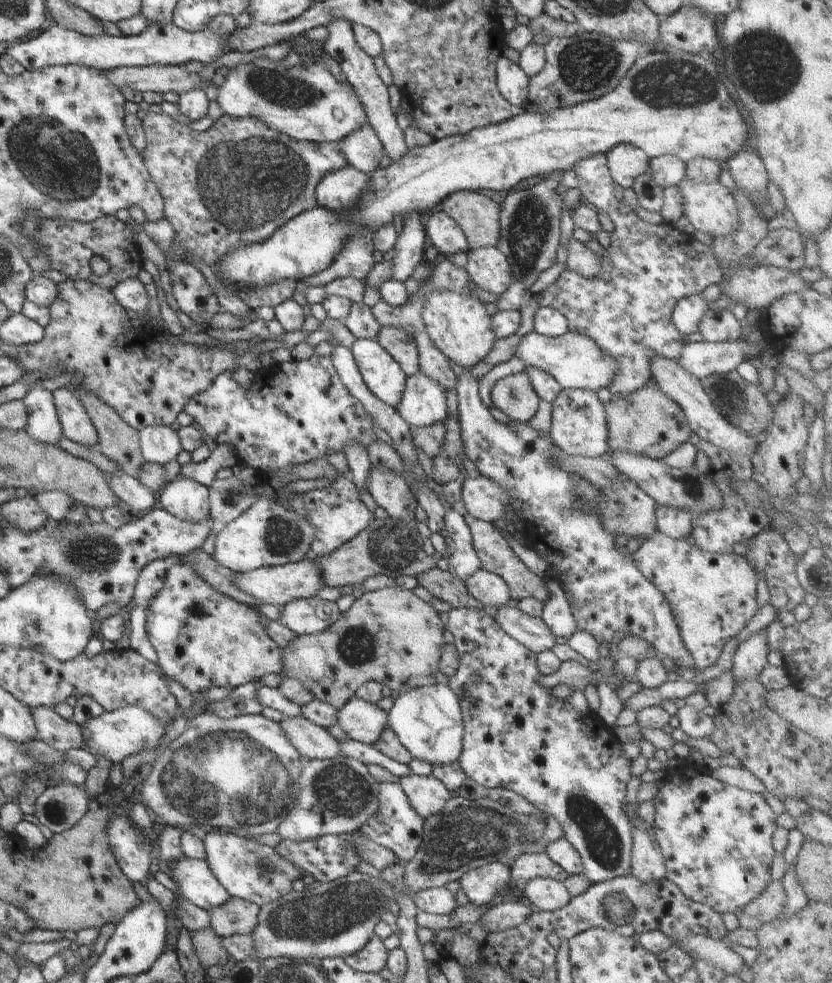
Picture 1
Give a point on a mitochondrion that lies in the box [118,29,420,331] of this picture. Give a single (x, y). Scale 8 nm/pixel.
(244, 182)

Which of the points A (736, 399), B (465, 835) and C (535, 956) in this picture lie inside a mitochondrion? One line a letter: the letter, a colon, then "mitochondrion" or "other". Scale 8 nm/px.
A: mitochondrion
B: mitochondrion
C: other

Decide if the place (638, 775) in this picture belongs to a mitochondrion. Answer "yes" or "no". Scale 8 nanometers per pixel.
no

